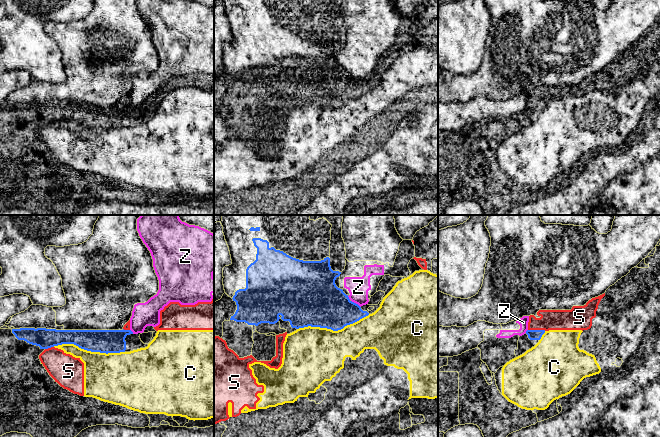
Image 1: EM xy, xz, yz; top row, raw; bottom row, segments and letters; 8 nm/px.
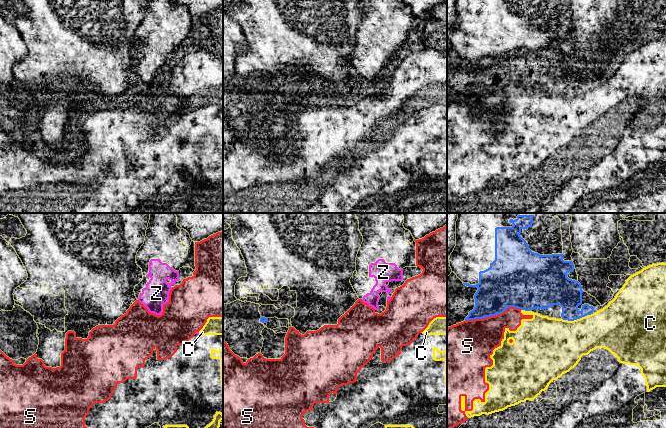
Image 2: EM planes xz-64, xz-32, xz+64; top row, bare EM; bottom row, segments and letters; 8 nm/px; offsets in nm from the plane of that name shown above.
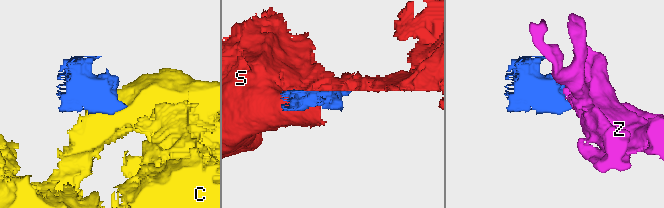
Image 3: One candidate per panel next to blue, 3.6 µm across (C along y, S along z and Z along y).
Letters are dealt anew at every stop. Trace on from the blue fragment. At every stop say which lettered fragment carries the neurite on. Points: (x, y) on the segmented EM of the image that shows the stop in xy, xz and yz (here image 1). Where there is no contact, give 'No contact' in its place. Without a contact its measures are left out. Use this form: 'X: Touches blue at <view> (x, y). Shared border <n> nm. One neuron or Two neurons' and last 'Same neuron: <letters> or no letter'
C: Touches blue at xz (333, 330). Shared border 600 nm. Two neurons
S: Touches blue at yz (537, 330). Shared border 140 nm. Two neurons
Z: Touches blue at xz (353, 302). Shared border 140 nm. Two neurons
Same neuron: no letter

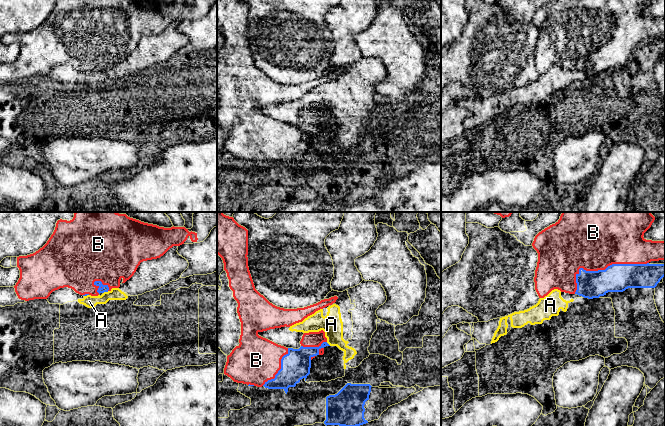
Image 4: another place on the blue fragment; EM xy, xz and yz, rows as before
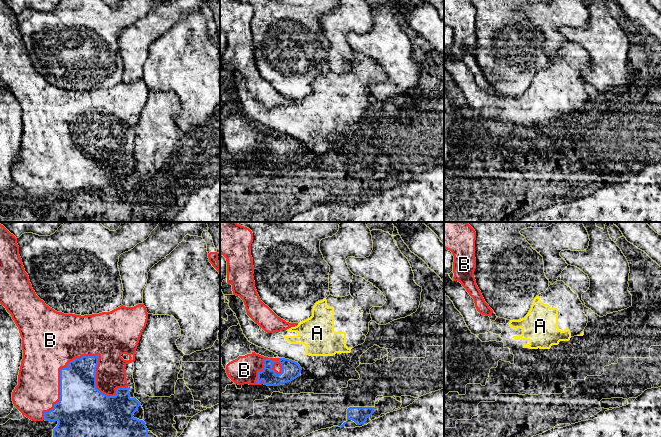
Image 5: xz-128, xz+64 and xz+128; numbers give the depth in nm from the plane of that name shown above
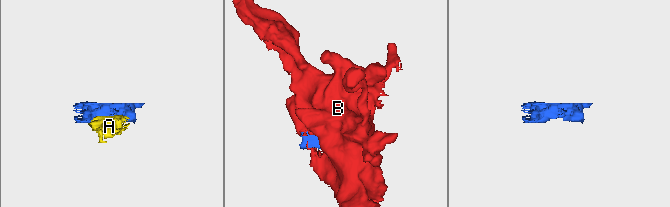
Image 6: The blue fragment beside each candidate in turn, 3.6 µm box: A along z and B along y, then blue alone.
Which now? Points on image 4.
A: Touches blue at xy (105, 291). Shared border 50 nm. Two neurons
B: Touches blue at yz (601, 270). Shared border 650 nm. One neuron
Same neuron: B

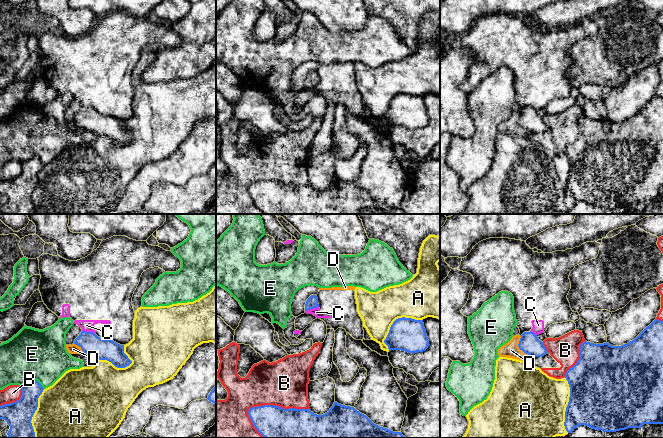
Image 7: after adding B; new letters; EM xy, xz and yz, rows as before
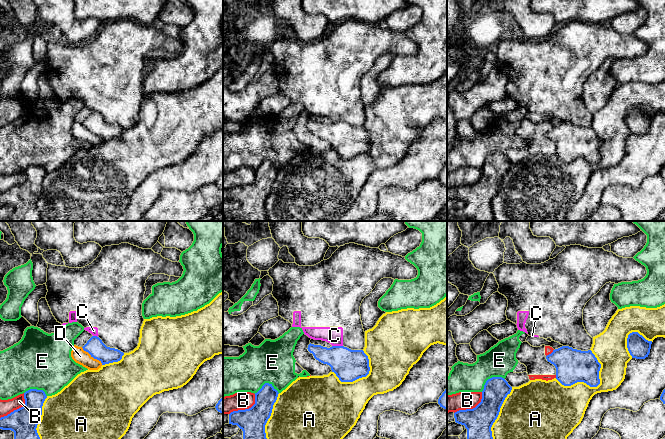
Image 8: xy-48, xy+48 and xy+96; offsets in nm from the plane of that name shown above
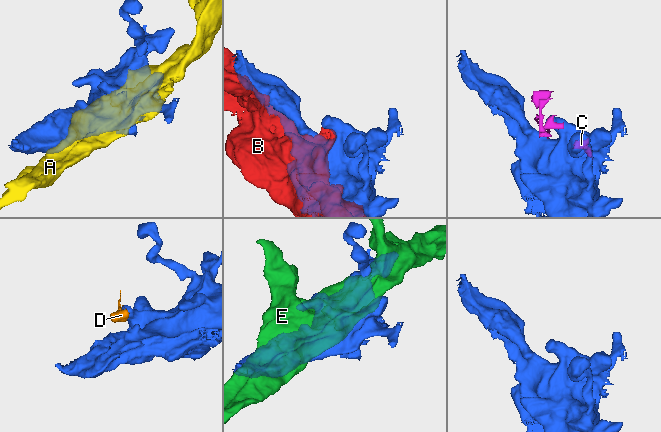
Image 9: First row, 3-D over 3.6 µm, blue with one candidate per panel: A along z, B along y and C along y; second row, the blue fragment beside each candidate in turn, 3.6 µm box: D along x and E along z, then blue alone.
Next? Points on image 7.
A: Touches blue at xz (393, 322). Shared border 380 nm. Two neurons
B: Touches blue at xz (276, 406). Shared border 500 nm. Two neurons
C: Touches blue at xz (311, 308). Shared border 120 nm. Two neurons
D: Touches blue at yz (519, 348). Shared border 190 nm. Two neurons
E: Touches blue at xy (33, 381). Shared border 190 nm. Two neurons
Same neuron: no letter

